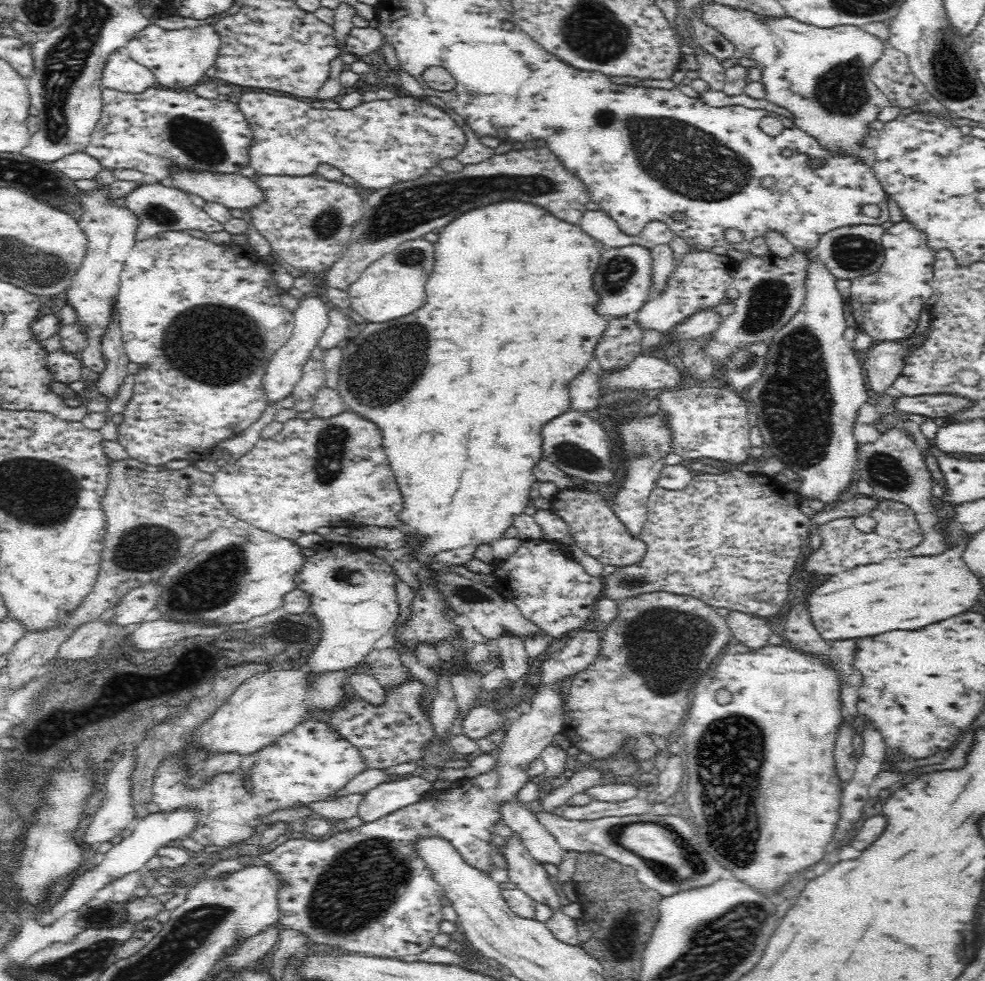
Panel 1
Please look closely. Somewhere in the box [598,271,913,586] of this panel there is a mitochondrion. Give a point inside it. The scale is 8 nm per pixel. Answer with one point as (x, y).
(796, 402)

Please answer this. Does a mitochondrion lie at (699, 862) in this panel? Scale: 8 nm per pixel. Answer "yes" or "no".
yes

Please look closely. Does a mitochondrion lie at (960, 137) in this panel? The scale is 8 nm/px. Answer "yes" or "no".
no

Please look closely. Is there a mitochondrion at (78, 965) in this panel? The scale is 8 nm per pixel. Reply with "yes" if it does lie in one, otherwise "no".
yes

